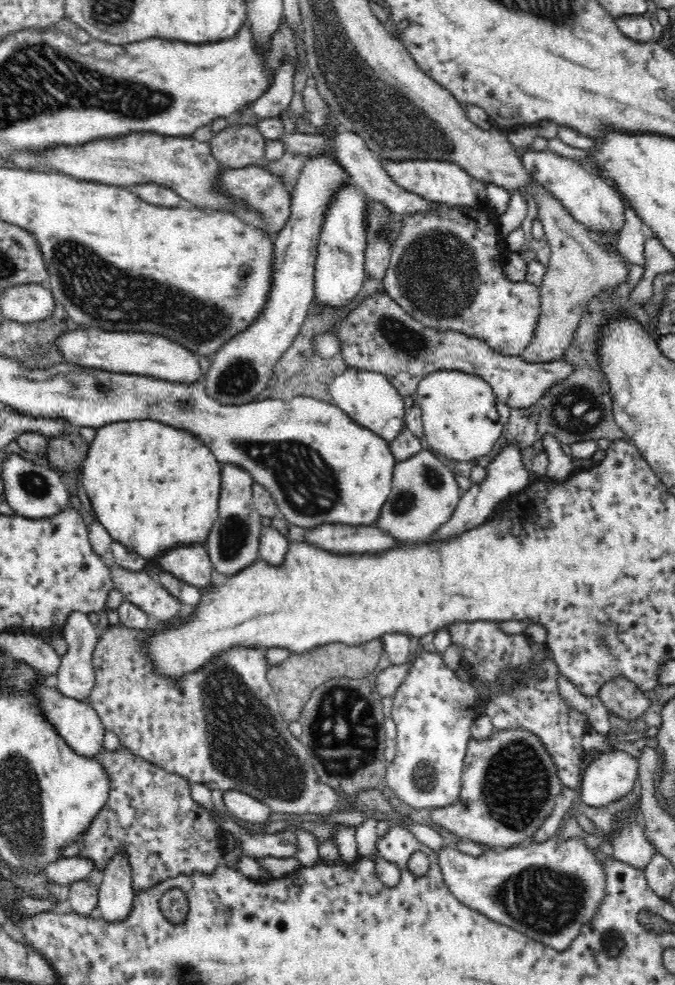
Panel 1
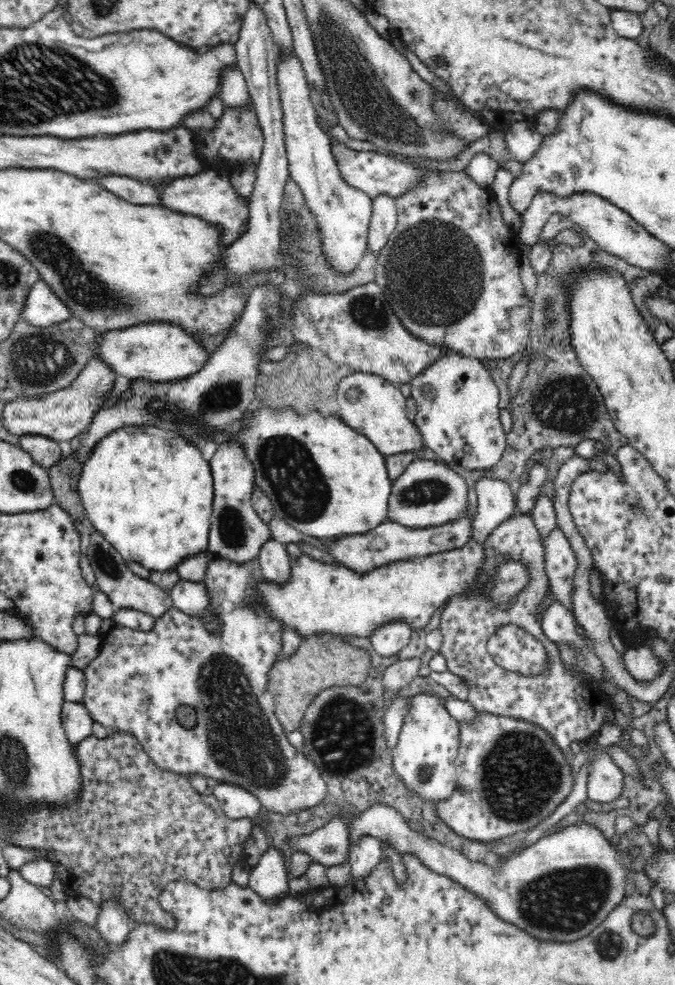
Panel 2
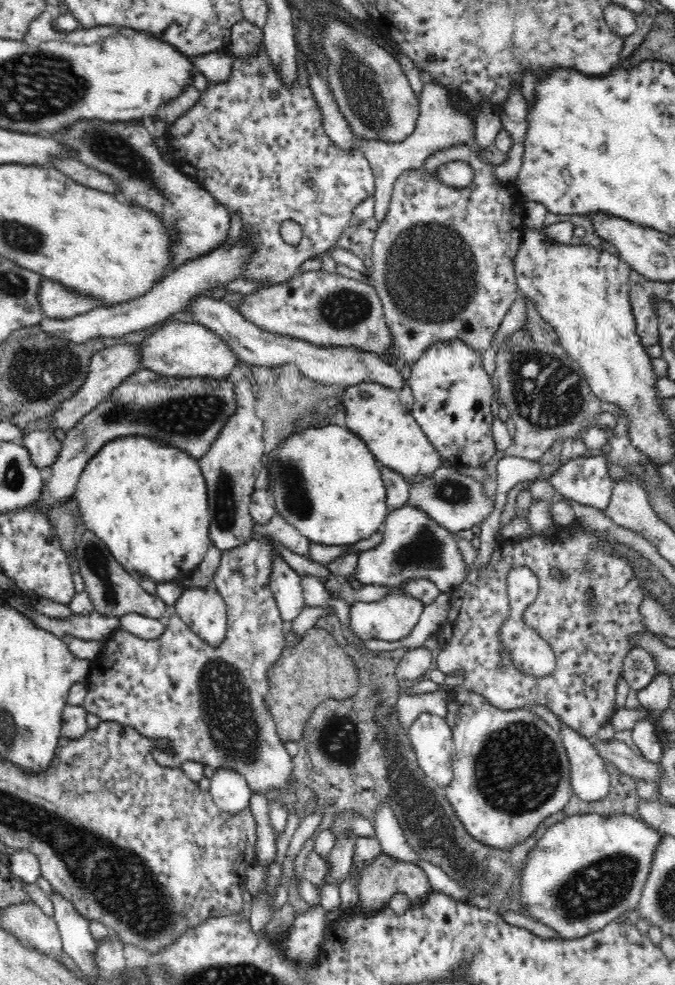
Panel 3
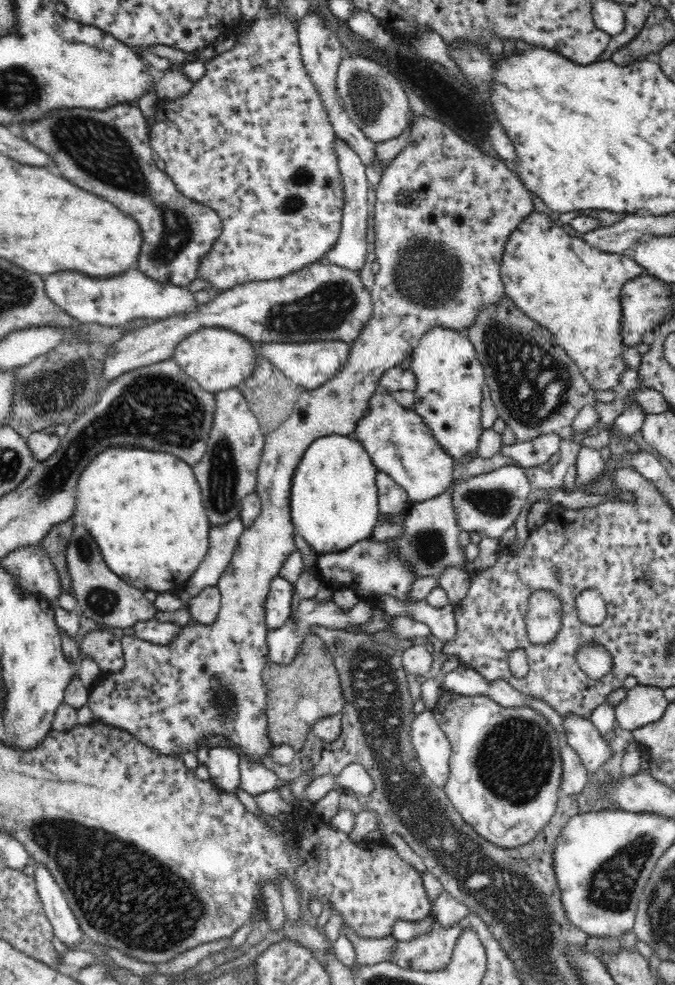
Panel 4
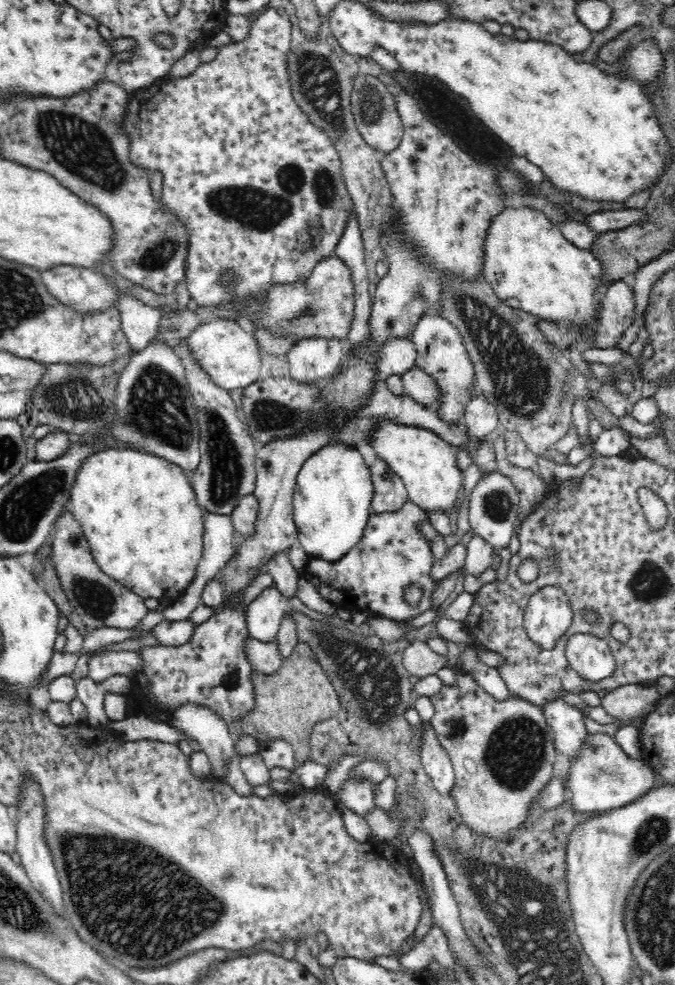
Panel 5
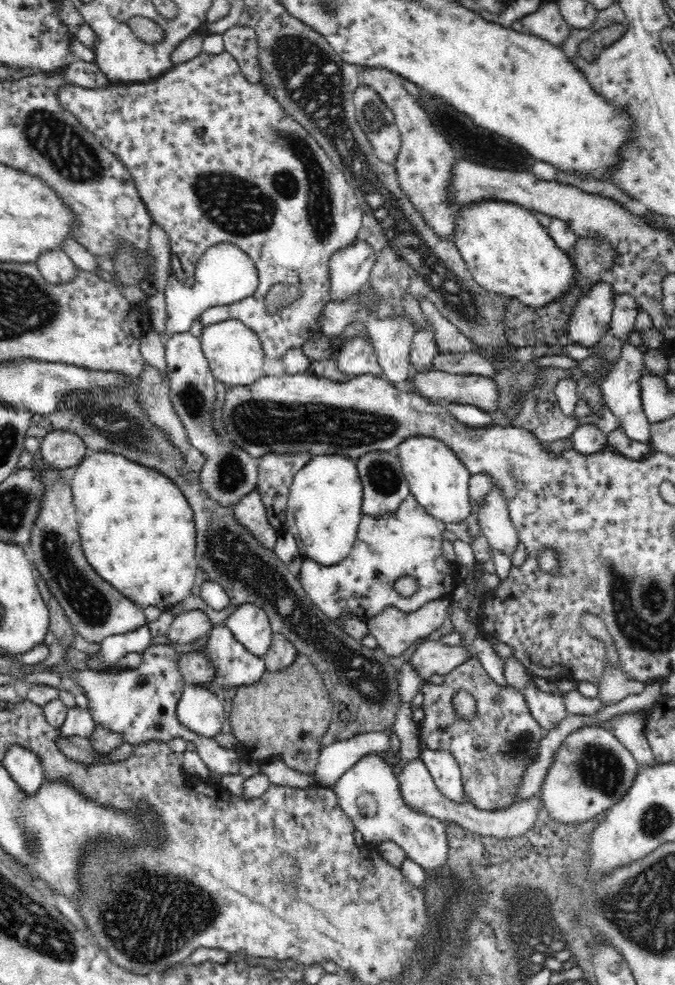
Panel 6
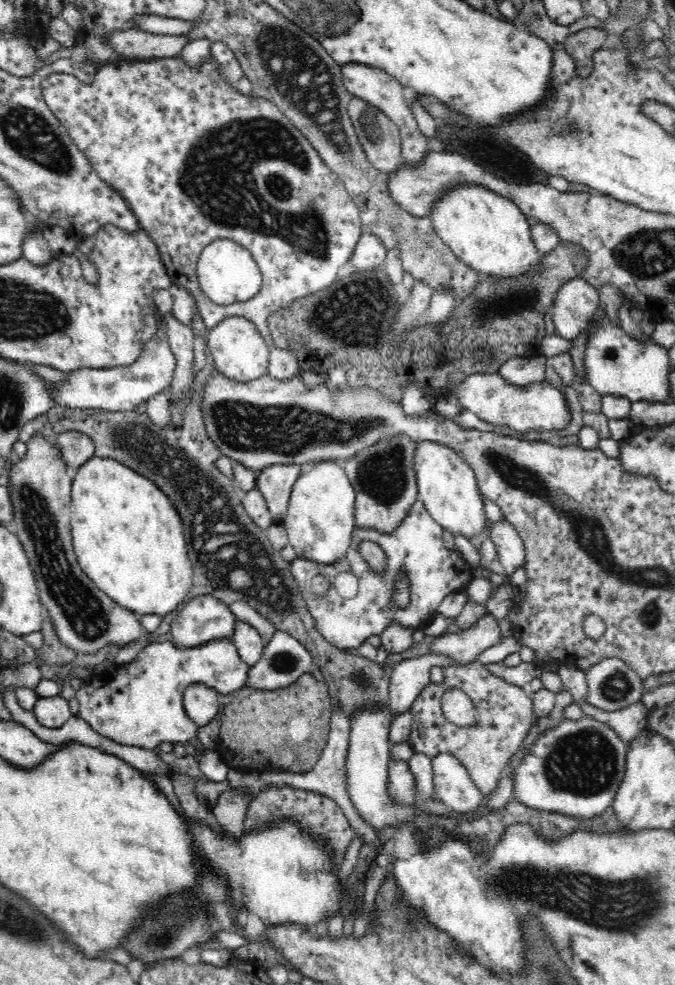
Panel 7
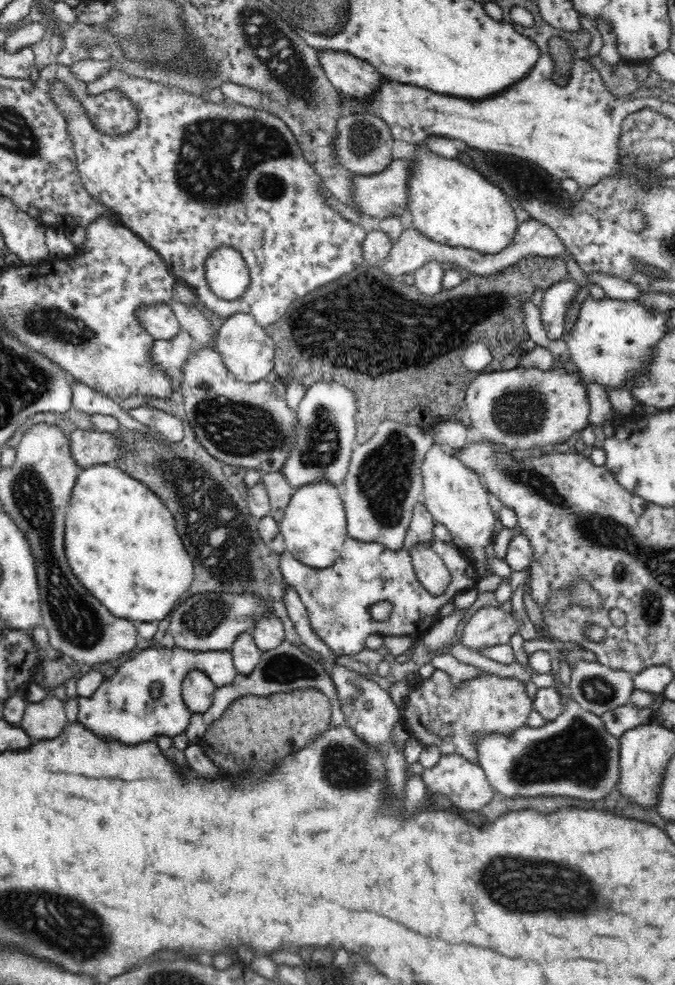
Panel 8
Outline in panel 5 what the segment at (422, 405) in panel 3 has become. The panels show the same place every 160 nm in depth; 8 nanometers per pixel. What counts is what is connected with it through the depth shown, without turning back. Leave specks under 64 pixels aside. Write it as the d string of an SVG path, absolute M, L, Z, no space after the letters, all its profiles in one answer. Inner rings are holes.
M426 314L414 326L410 339L415 344L417 352L415 366L434 377L436 384L439 385L439 398L431 404L430 409L443 421L447 421L447 424L462 424L465 406L473 396L475 382L473 363L466 354L460 331L440 315Z

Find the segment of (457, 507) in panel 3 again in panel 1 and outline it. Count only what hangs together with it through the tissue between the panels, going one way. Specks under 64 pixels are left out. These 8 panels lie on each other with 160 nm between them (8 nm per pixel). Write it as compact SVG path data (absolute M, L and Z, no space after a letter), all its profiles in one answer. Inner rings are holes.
M431 449L419 450L418 454L396 464L389 498L374 526L401 544L426 543L450 521L462 495L452 465Z

